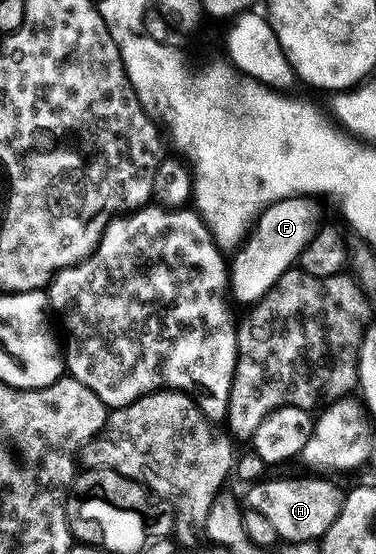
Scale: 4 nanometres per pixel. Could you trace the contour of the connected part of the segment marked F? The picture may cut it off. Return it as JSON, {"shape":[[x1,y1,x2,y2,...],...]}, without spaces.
{"shape":[[297,195,275,201,267,205,263,213,256,218,254,228,245,236,242,244,235,250,236,258,230,261,230,297,233,302,252,307,263,300,278,283,278,279,287,269,299,262,300,252,310,243,316,234,316,205,309,196]]}

